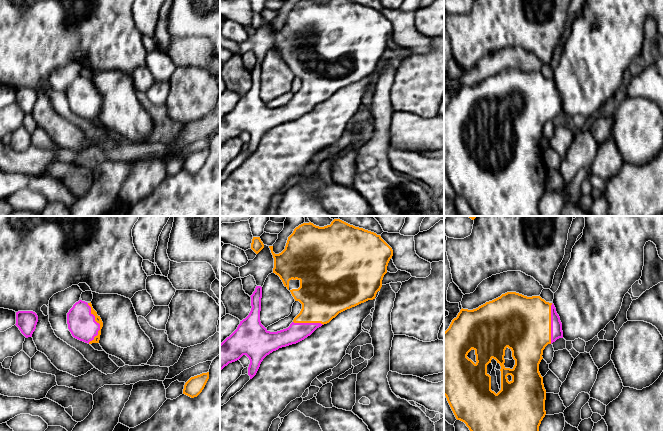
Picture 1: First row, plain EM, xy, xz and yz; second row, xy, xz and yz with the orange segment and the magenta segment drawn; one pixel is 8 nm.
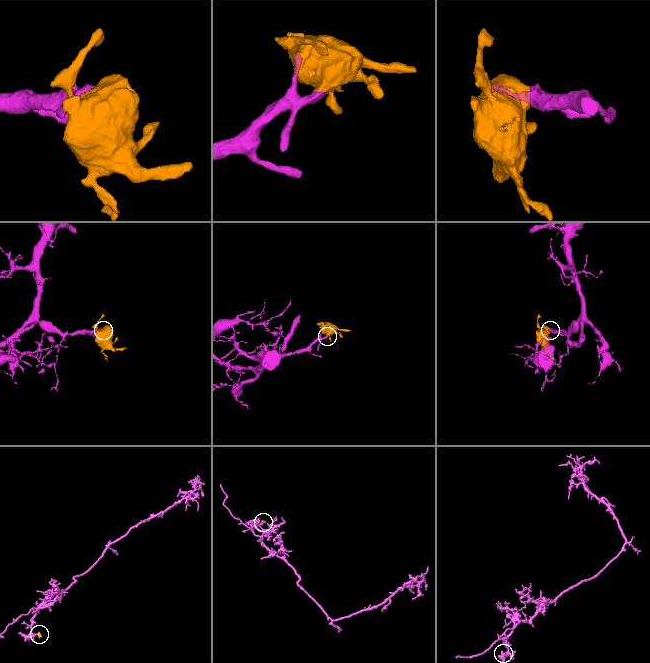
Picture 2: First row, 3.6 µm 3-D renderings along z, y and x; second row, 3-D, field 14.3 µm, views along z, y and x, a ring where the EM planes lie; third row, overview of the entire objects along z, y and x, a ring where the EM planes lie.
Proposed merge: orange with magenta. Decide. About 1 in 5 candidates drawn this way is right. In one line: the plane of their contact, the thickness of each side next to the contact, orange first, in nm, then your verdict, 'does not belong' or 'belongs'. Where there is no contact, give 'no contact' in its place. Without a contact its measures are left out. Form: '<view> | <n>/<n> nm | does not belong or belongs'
xy | 50/220 nm | belongs

